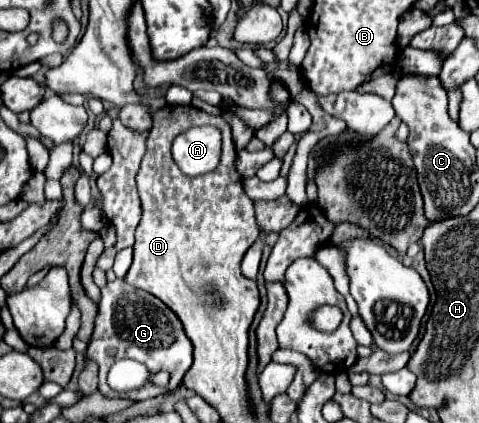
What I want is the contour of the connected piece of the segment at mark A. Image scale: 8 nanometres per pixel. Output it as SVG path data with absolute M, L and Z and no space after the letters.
M200 126L182 132L172 146L172 156L186 176L200 176L220 162L220 130Z

